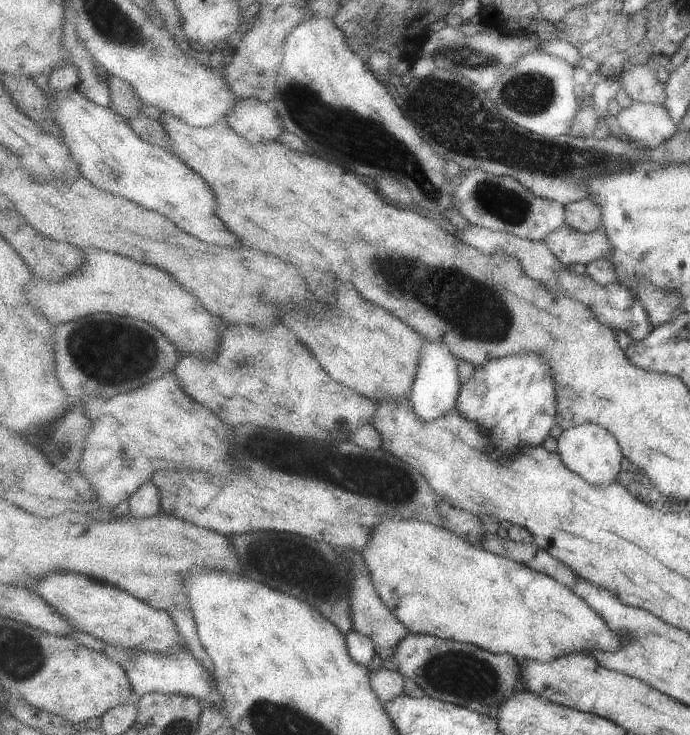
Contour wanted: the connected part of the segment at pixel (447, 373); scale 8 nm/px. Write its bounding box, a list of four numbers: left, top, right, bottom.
[410,336,462,422]

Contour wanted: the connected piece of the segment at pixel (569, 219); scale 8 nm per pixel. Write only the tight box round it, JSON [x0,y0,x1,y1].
[566,199,603,232]

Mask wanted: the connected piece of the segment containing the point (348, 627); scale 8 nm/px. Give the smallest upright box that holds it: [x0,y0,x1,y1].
[229,532,356,636]

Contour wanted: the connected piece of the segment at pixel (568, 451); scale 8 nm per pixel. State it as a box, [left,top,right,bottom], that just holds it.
[556,424,623,486]

